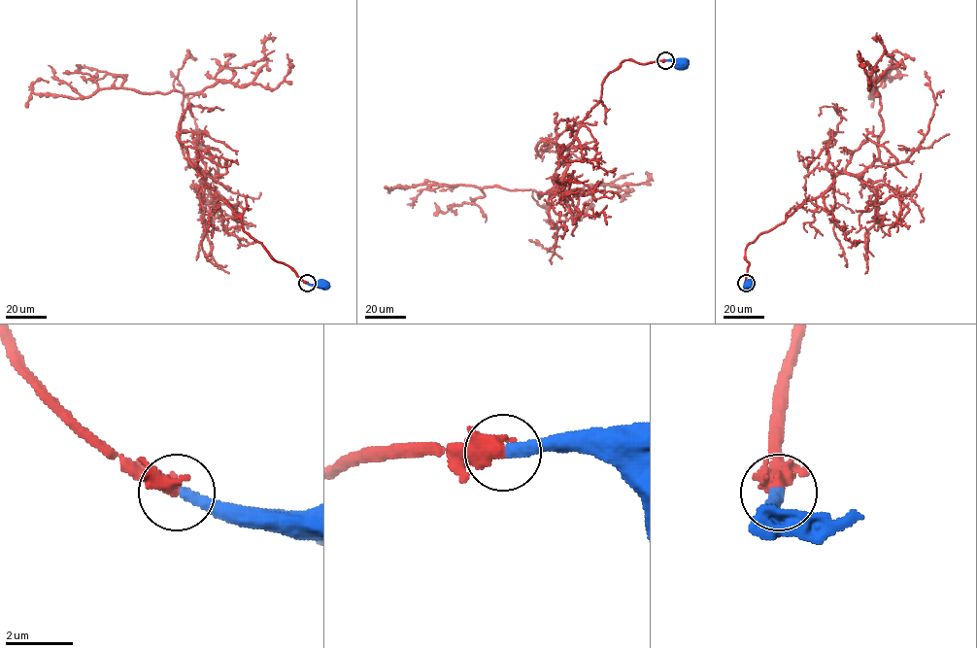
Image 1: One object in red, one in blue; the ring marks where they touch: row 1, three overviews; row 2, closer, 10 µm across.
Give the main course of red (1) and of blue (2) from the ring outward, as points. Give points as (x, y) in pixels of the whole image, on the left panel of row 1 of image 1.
1: (307, 283), (243, 230), (208, 174), (185, 157), (181, 92), (33, 92), (47, 83)
2: (307, 283), (316, 285), (321, 281), (322, 284)

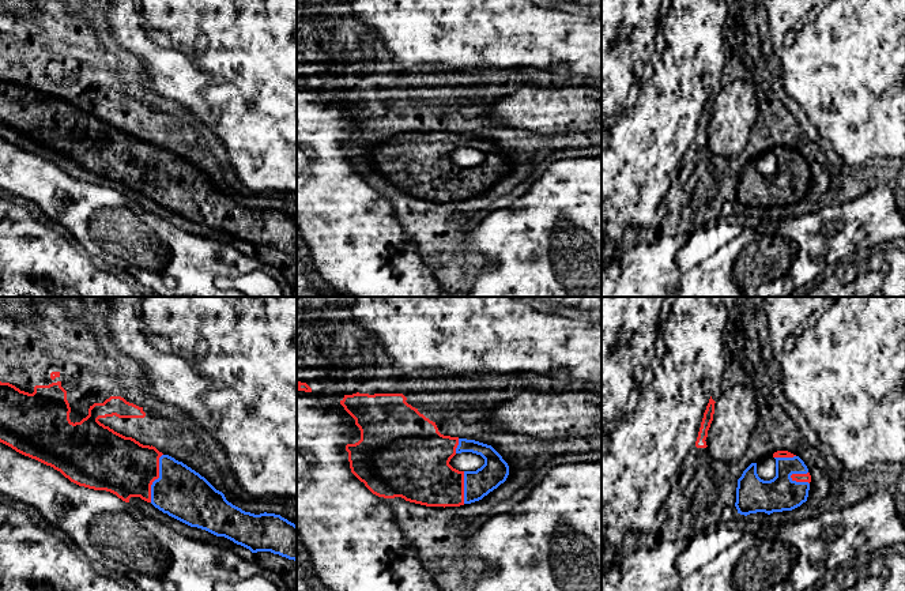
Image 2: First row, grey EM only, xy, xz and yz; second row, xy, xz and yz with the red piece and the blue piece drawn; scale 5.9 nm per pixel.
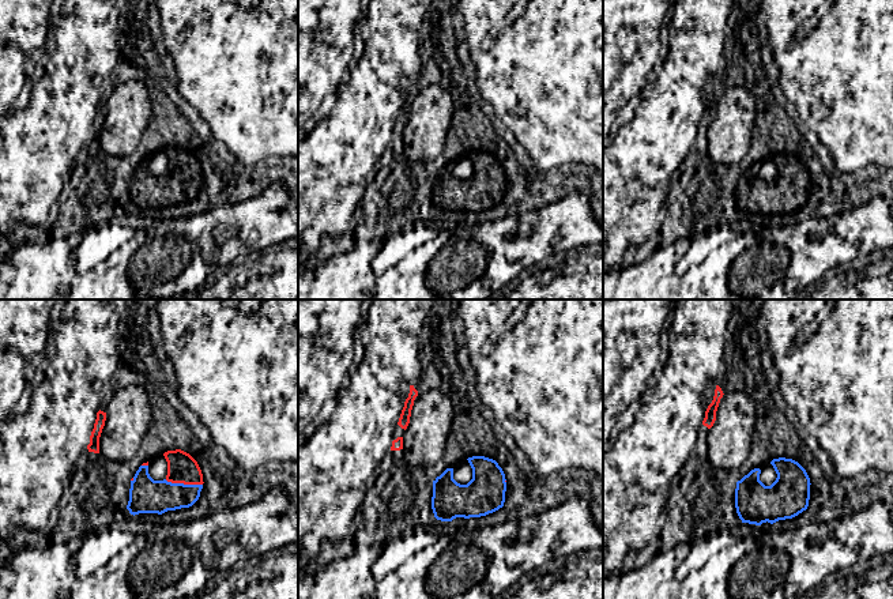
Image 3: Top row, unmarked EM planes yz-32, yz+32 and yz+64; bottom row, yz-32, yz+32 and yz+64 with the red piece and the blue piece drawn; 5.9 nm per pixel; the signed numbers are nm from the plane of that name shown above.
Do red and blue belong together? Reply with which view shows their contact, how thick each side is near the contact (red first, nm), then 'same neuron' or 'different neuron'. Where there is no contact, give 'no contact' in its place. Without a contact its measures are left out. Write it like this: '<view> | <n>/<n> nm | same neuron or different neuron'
xy | 340/300 nm | same neuron

